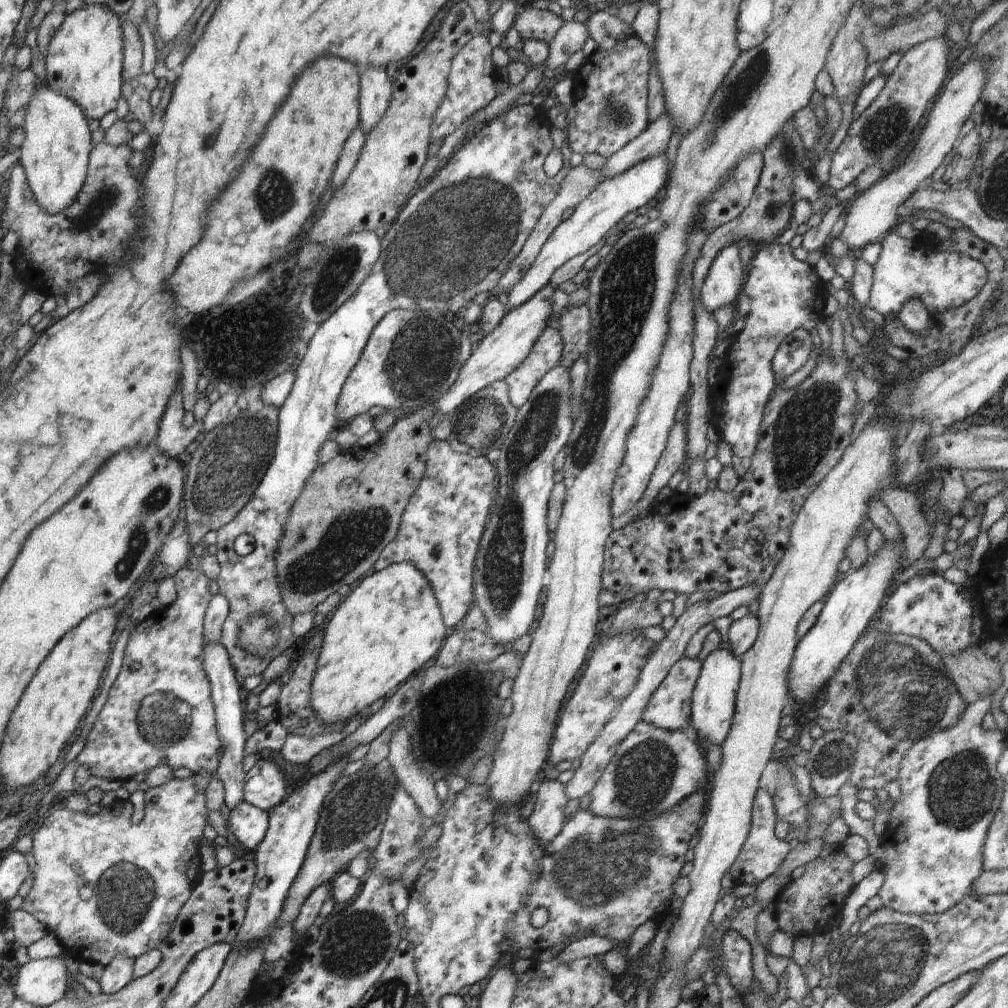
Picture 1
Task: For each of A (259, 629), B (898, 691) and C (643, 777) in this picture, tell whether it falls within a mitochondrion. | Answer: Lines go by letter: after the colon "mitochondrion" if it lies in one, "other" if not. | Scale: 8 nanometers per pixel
A: mitochondrion
B: mitochondrion
C: mitochondrion

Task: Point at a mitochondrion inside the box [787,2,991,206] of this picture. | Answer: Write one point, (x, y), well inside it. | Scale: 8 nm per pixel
(886, 132)

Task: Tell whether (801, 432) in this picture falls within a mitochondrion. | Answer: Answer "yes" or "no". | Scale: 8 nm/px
yes

